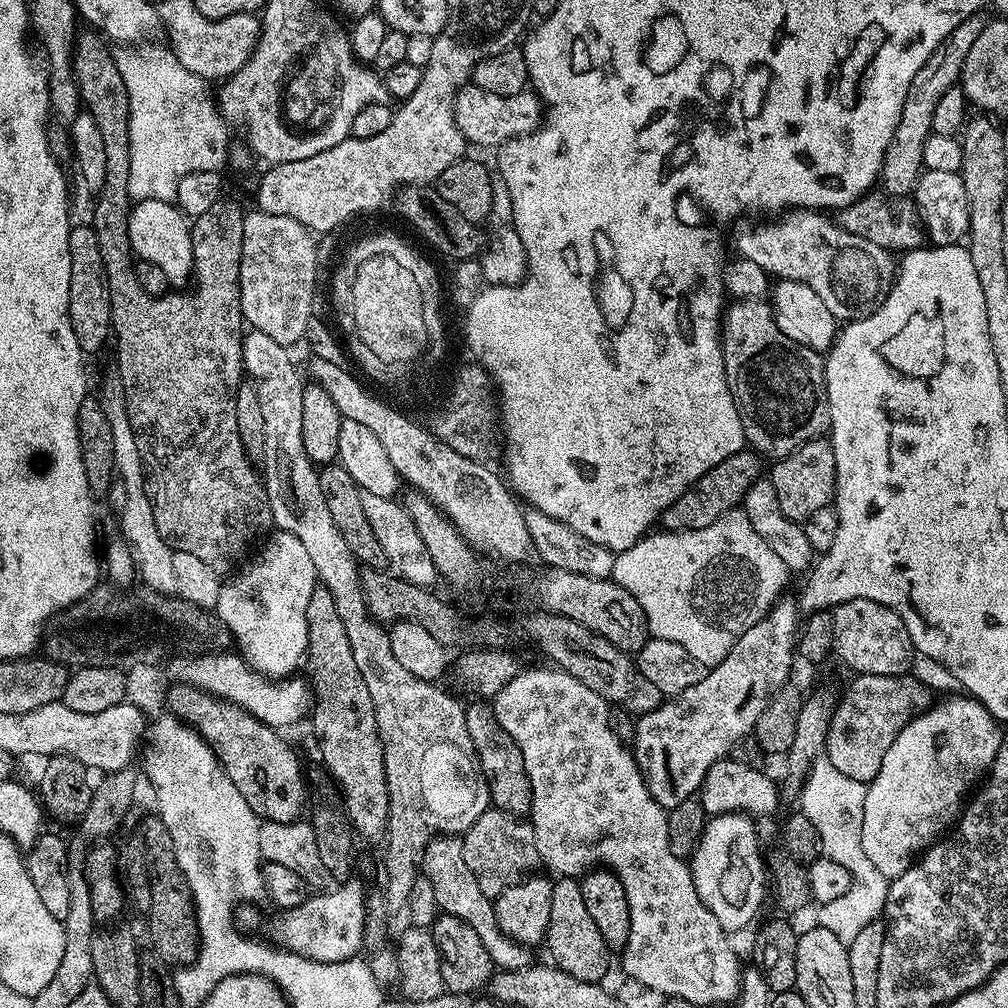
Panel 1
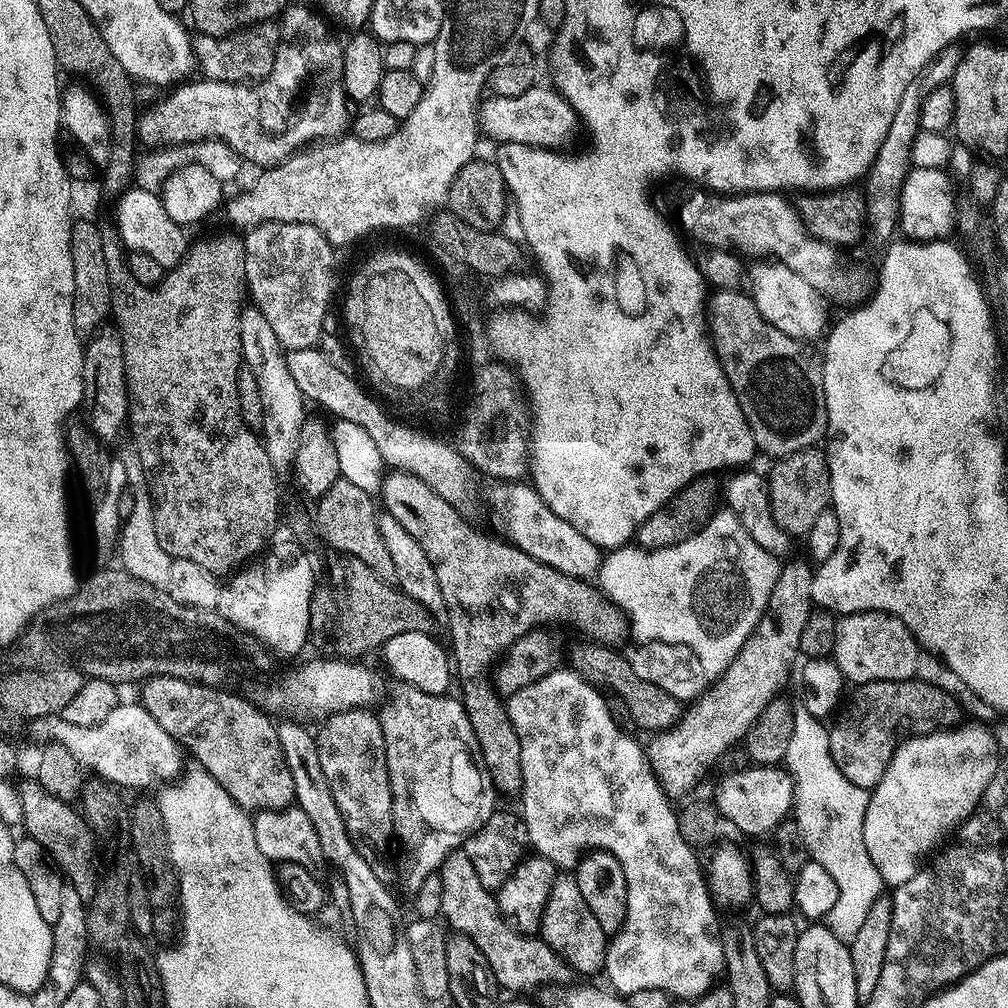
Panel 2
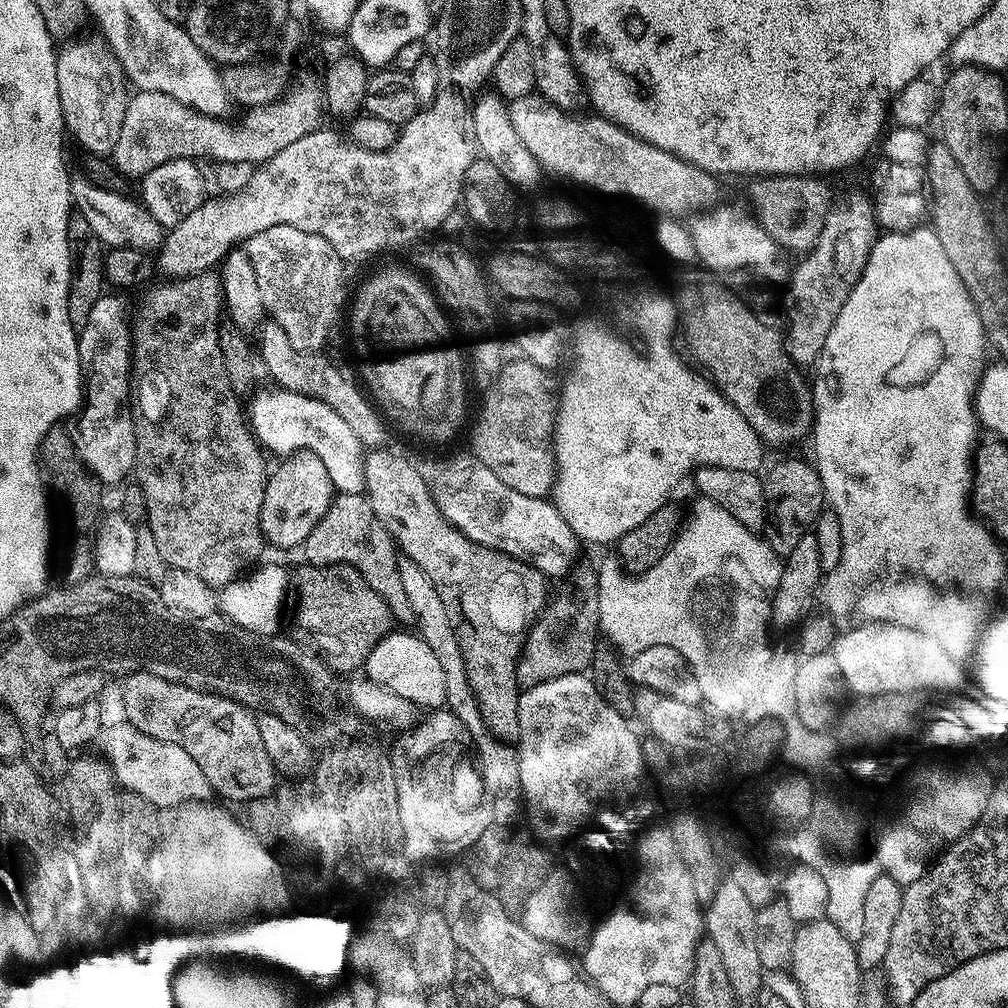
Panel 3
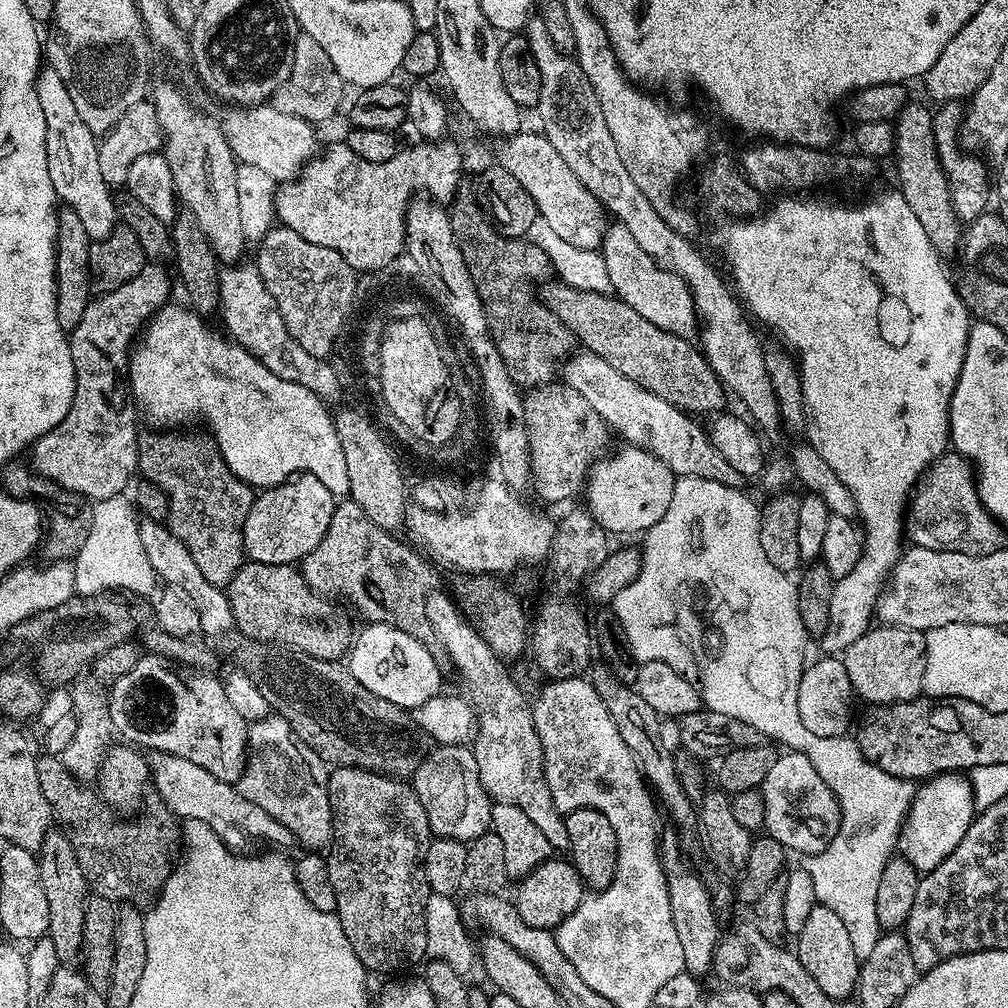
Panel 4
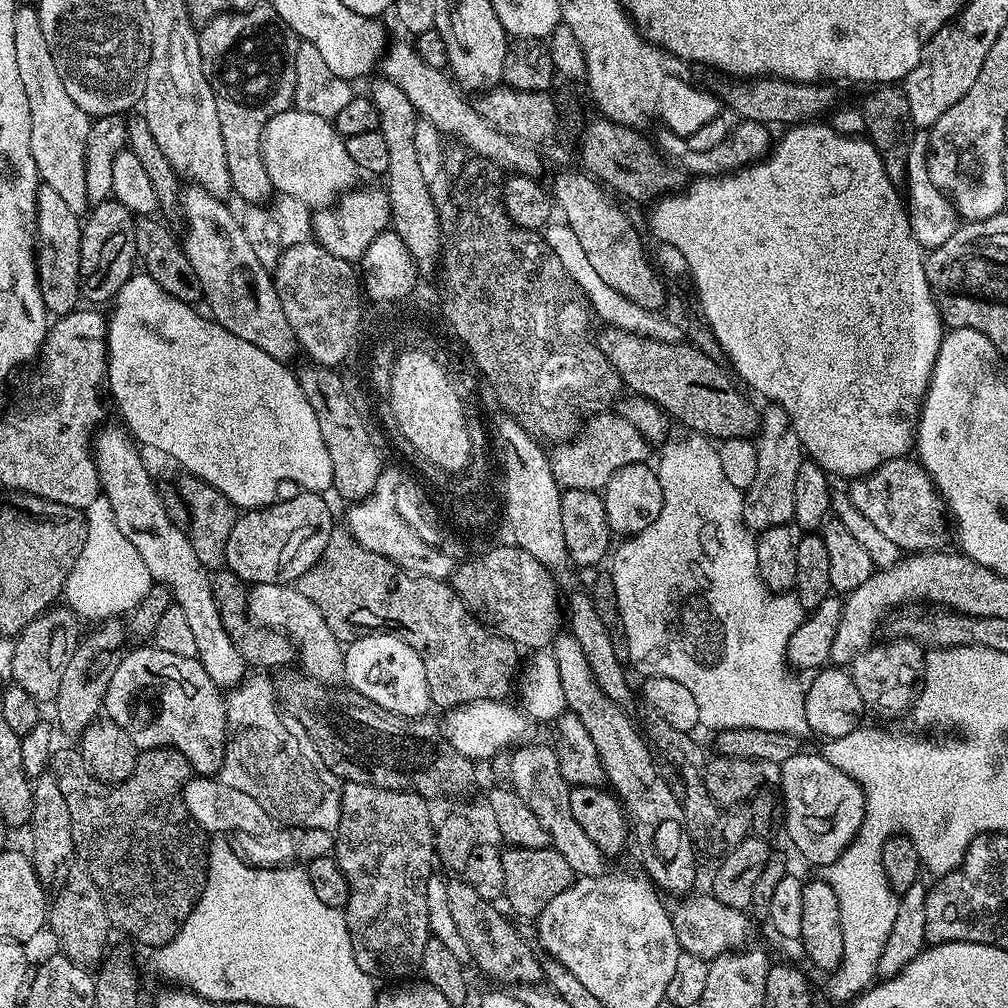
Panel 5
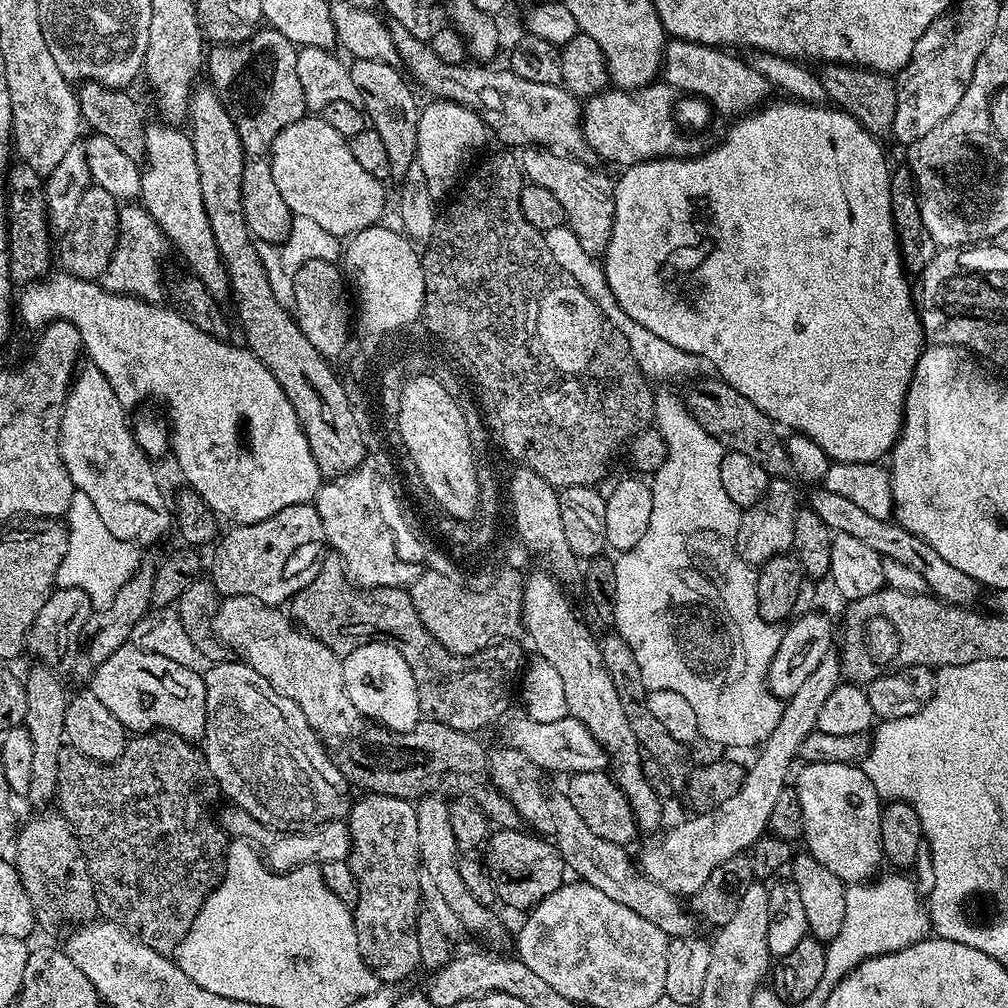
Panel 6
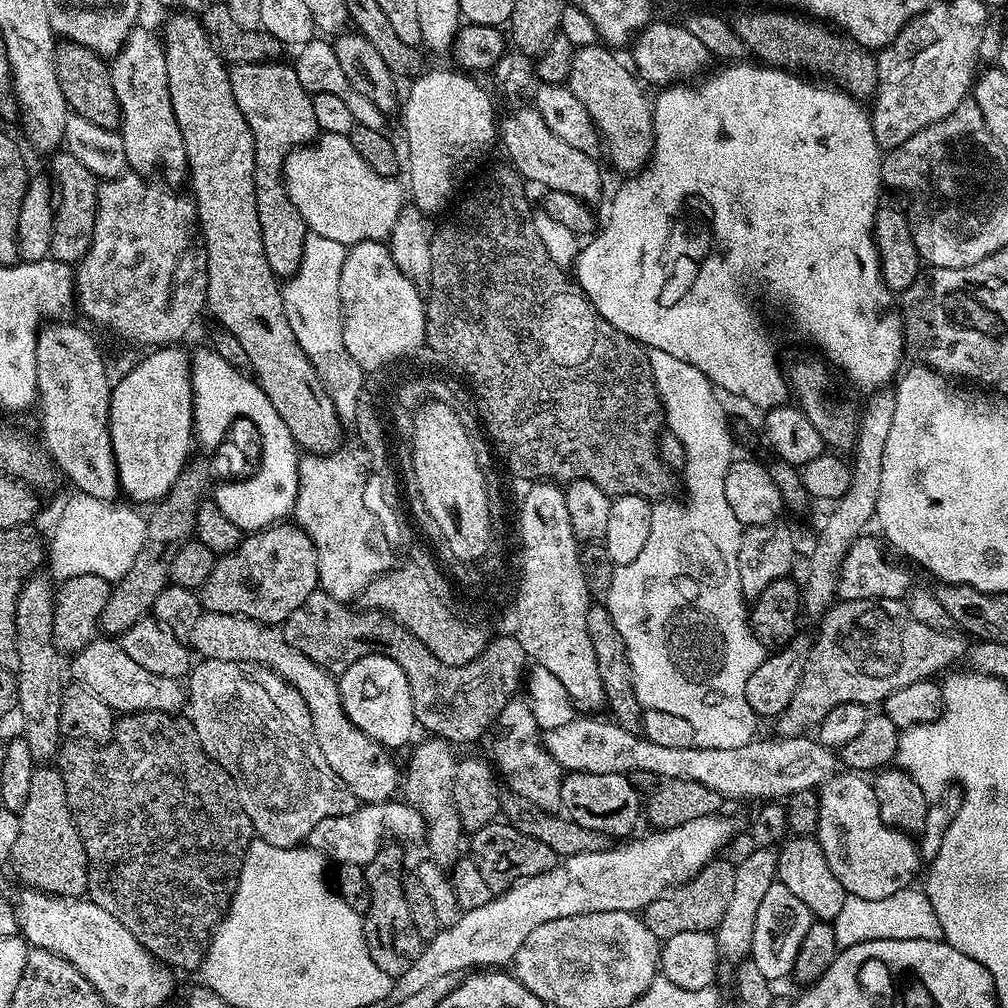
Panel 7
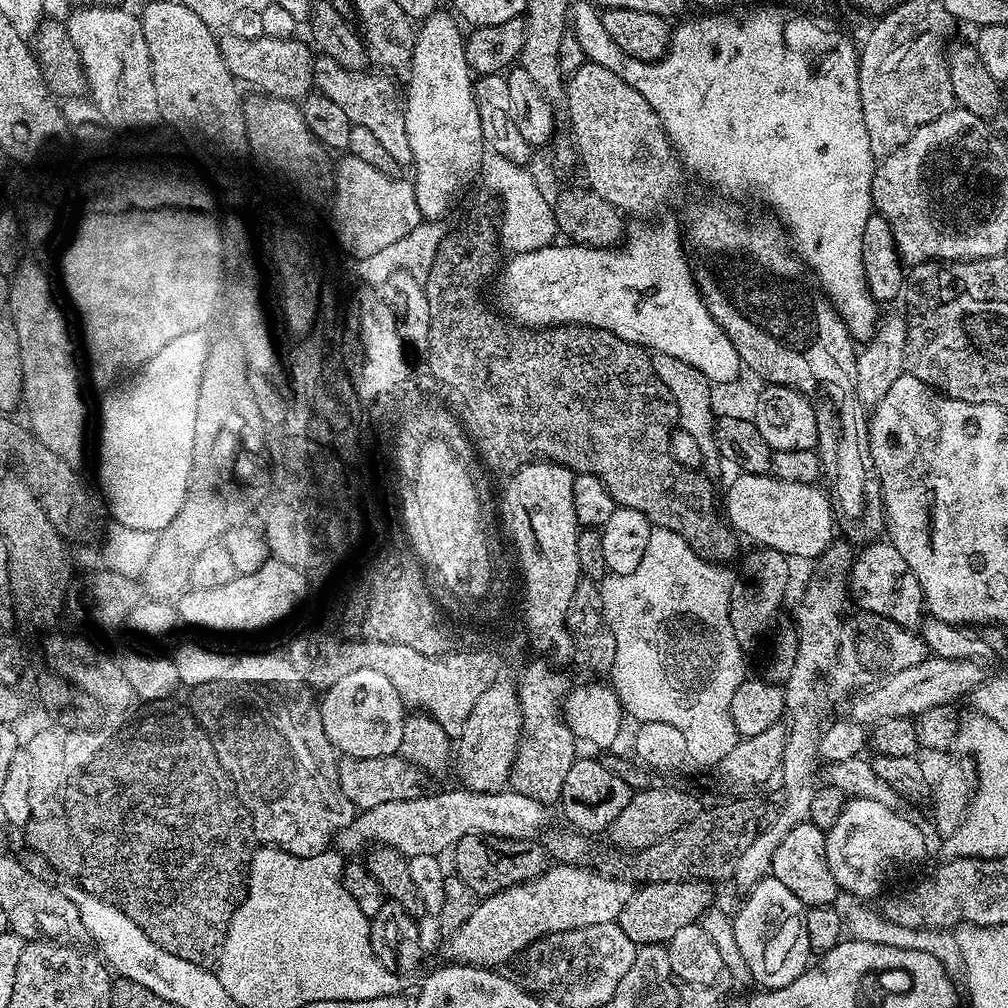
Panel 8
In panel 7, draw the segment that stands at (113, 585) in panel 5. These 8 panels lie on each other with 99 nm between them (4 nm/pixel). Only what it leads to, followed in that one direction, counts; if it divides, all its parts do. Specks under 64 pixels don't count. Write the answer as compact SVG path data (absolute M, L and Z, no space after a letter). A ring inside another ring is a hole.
M85 492L72 494L60 508L52 544L50 540L46 552L47 567L52 567L51 575L57 581L69 580L78 574L94 574L109 582L121 580L134 563L138 550L142 550L142 542L146 542L148 521L135 512L135 507L132 508L120 505L120 502L94 498Z

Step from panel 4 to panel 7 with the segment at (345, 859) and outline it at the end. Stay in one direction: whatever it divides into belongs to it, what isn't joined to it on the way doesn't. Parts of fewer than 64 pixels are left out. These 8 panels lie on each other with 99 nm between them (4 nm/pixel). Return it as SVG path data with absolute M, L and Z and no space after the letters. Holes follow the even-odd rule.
M391 846L381 848L380 853L364 868L365 880L369 886L369 910L362 916L366 946L370 950L370 958L378 965L378 970L386 970L390 977L406 974L418 958L422 941L418 930L410 918L410 909L406 906L404 893L404 856L395 852Z

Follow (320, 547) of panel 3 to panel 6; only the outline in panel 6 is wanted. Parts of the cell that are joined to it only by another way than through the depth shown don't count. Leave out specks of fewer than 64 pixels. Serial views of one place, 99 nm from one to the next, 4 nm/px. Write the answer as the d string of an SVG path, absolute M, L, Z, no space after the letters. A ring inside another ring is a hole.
M335 554L329 555L316 568L313 580L292 597L290 612L301 629L314 639L321 640L341 658L347 656L351 649L360 648L363 644L393 644L402 654L402 658L406 658L406 666L410 666L414 674L421 713L427 719L442 722L459 732L480 734L483 728L490 727L511 706L512 683L515 680L517 683L526 664L526 655L524 656L523 650L518 646L520 644L515 639L492 643L472 656L456 656L450 650L441 647L424 629L423 622L418 618L418 610L414 610L412 605L412 597L404 588L357 588L348 579L348 574L340 563L340 557Z

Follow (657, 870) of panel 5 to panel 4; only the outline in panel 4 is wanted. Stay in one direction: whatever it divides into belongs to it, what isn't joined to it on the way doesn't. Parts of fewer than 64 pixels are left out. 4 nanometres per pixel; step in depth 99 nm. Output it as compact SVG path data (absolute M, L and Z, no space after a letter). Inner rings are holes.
M669 830L659 837L660 864L664 868L665 880L668 883L674 930L678 933L678 942L682 942L684 971L697 978L704 978L707 972L713 971L716 963L716 943L720 940L721 933L716 926L717 909L714 907L713 893L710 888L708 892L703 878L692 869L692 864L684 857L683 850L685 851L682 841L675 831Z

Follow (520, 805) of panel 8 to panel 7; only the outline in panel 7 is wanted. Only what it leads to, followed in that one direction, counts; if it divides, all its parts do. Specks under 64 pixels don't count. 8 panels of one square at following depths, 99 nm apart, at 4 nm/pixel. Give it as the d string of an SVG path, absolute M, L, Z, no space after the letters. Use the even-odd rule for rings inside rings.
M391 798L383 803L361 803L350 814L338 814L334 818L322 818L314 830L310 830L307 847L318 850L329 861L337 865L356 863L366 866L385 847L387 836L396 840L420 840L426 836L426 825L422 814L407 802ZM398 800L398 801L397 801ZM400 803L400 804L399 804Z

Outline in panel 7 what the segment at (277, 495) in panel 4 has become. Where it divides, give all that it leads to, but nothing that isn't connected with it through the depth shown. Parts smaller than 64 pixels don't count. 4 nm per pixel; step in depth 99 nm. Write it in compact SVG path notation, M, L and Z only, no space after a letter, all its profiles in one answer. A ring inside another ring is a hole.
M277 522L271 528L262 528L255 534L245 535L237 548L219 557L198 595L205 612L242 615L262 624L280 626L286 618L290 618L290 614L294 614L294 610L298 610L298 606L302 606L302 602L306 602L306 598L310 598L312 592L317 591L319 583L316 547L310 537L295 523Z

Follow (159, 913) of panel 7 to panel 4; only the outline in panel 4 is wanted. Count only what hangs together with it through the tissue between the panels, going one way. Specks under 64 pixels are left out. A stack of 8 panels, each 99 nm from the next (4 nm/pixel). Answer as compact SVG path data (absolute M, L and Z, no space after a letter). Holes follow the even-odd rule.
M40 754L36 757L36 765L38 766L38 786L42 786L42 794L46 794L46 802L52 808L53 817L58 821L60 819L59 827L65 834L68 835L68 841L70 846L74 846L74 854L78 858L78 866L82 866L82 874L88 880L88 888L93 893L102 898L115 902L117 905L121 904L135 904L137 906L148 906L155 901L159 896L160 891L164 888L164 883L169 874L172 873L173 868L176 867L181 855L182 855L182 824L174 813L168 809L164 804L159 802L153 802L153 804L145 803L143 805L144 813L141 814L137 820L119 820L115 816L113 809L109 805L105 804L100 798L99 791L93 790L92 792L87 783L81 782L76 777L70 774L70 770L66 770L63 759L60 756L50 756L47 754Z

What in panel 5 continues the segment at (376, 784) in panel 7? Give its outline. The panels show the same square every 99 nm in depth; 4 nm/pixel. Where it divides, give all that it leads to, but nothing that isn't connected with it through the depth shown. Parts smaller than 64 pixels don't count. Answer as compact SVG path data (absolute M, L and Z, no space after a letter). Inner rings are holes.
M260 583L253 585L248 594L248 613L261 627L268 627L273 631L284 633L294 644L296 642L300 652L303 673L314 677L329 686L339 685L344 680L344 651L333 631L326 626L326 620L322 618L318 606L311 602L306 594L302 594L295 585Z

